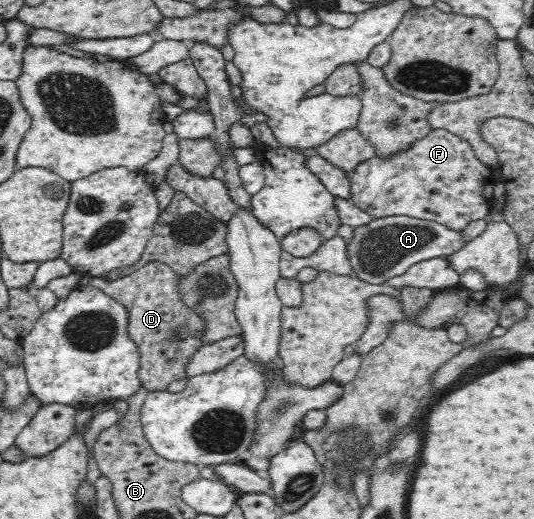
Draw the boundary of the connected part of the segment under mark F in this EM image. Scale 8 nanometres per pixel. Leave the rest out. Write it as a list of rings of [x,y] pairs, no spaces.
[[[440,129],[431,130],[427,134],[428,135],[426,137],[420,138],[418,141],[415,141],[411,146],[408,146],[407,149],[403,149],[403,151],[397,151],[397,153],[391,153],[391,155],[385,155],[385,157],[379,157],[377,154],[375,154],[368,160],[359,163],[359,165],[355,165],[355,169],[353,169],[353,171],[347,172],[352,202],[357,207],[365,210],[373,218],[385,216],[389,217],[391,215],[406,215],[427,221],[435,221],[455,231],[461,231],[465,229],[471,222],[487,219],[487,215],[489,215],[490,208],[492,207],[494,191],[493,181],[495,181],[495,179],[491,178],[491,175],[493,175],[491,167],[485,165],[475,155],[474,149],[471,148],[471,144],[469,144],[469,142],[467,142],[466,140],[463,140],[463,137],[458,137],[450,131]]]

